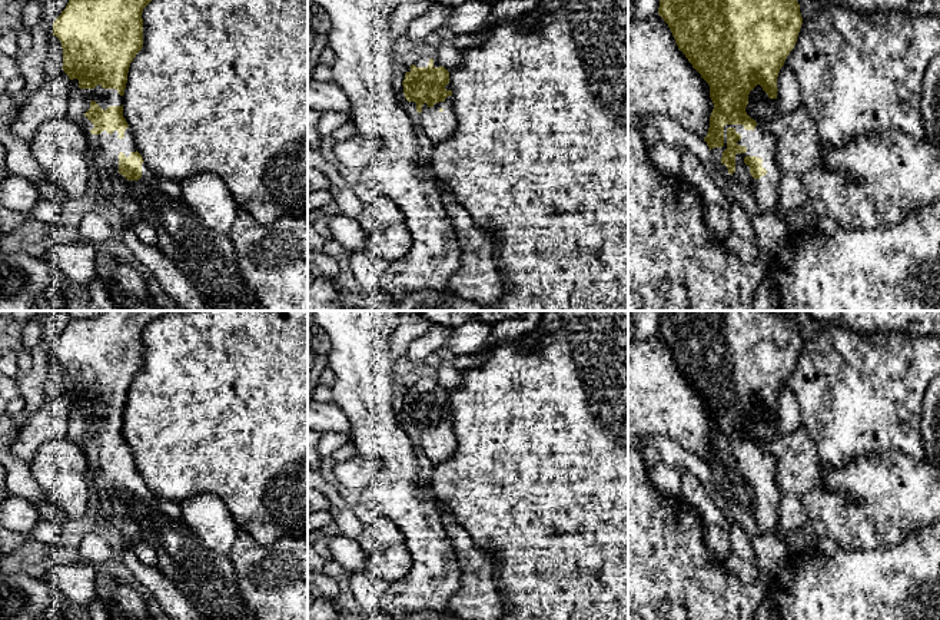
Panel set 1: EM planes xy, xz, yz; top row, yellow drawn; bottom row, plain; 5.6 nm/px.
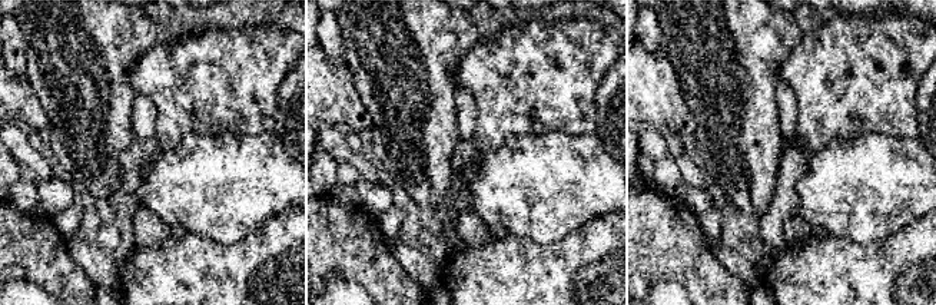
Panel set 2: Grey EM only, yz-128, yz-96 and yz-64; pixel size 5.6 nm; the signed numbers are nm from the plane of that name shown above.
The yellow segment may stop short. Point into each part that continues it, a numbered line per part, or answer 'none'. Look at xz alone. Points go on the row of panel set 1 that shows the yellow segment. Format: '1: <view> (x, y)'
1: xz (438, 125)

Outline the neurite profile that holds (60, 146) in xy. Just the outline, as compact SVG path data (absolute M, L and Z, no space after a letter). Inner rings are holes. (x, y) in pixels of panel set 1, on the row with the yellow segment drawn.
M64 116L43 123L31 142L33 153L43 173L56 182L66 196L82 196L89 189L90 158L82 125Z

